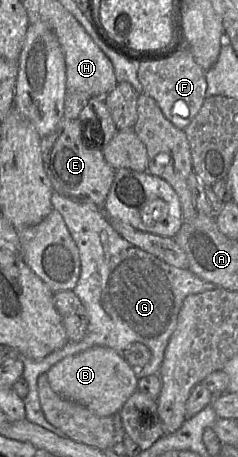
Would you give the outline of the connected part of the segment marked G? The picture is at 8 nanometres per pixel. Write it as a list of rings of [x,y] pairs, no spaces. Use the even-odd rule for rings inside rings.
[[[58,192],[52,194],[53,209],[59,211],[63,216],[68,230],[74,239],[80,254],[81,272],[77,285],[73,292],[81,300],[89,318],[88,330],[85,337],[79,342],[68,342],[63,348],[56,350],[42,359],[24,358],[23,377],[28,384],[28,394],[23,399],[26,412],[26,420],[38,425],[60,437],[66,435],[45,418],[38,396],[38,377],[55,365],[60,360],[79,354],[92,347],[104,346],[111,348],[123,356],[124,351],[135,342],[146,345],[151,351],[151,359],[137,371],[138,378],[159,374],[166,347],[171,335],[176,329],[178,314],[185,298],[191,294],[214,290],[217,286],[206,282],[193,274],[189,269],[181,269],[172,266],[149,252],[133,245],[124,239],[111,225],[107,215],[101,206],[91,202],[82,202],[71,199]]]

